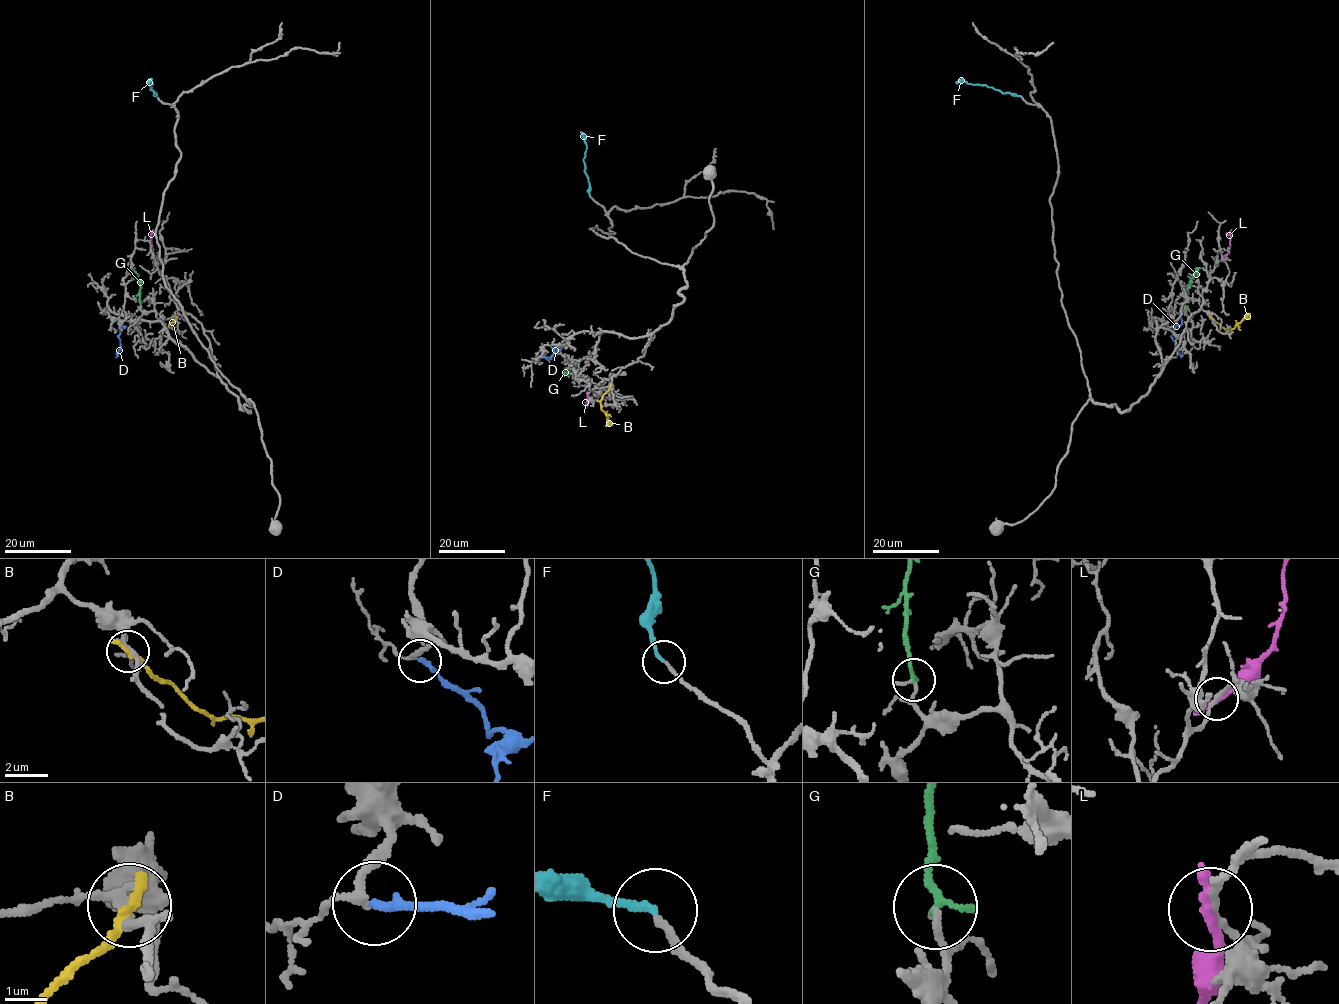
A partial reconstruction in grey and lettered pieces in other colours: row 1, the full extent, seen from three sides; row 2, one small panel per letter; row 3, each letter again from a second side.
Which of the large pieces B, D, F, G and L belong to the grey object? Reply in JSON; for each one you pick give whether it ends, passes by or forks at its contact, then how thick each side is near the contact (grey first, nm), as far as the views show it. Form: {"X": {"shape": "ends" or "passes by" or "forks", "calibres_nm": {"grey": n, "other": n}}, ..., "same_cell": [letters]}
{"D": {"shape": "ends", "calibres_nm": {"grey": 180, "other": 240}}, "F": {"shape": "ends", "calibres_nm": {"grey": 170, "other": 180}}, "G": {"shape": "ends", "calibres_nm": {"grey": 190, "other": 190}}, "same_cell": ["D", "F", "G"]}

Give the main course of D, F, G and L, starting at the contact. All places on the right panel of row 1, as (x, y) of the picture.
D: (1181, 314), (1182, 322), (1174, 327), (1172, 336), (1181, 357), (1183, 352)
F: (1021, 97), (1003, 93), (985, 85), (955, 82)
G: (1184, 306), (1189, 282), (1197, 272), (1197, 276)
L: (1219, 261), (1228, 252), (1231, 229)

